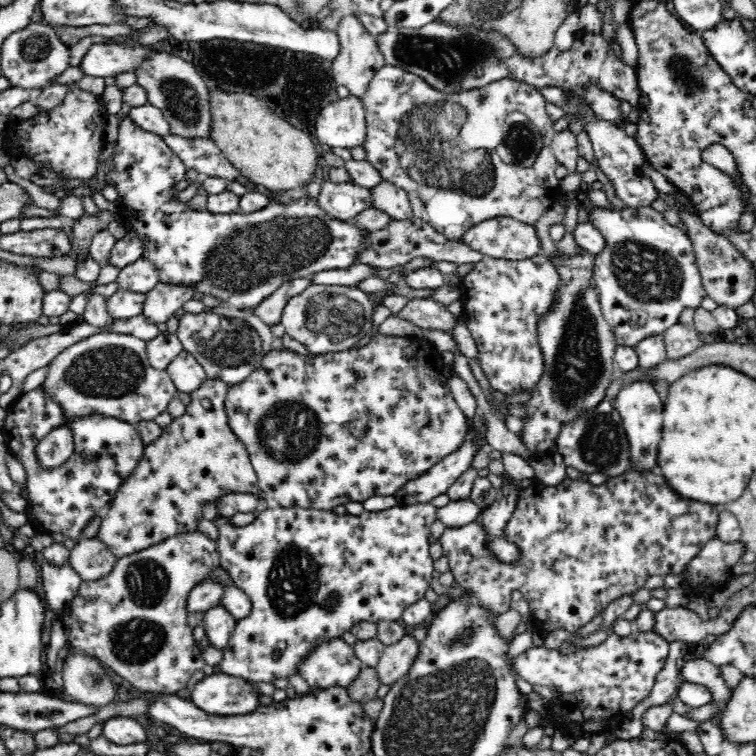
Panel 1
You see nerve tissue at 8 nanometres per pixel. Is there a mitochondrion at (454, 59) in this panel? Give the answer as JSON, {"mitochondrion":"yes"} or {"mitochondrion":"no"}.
{"mitochondrion":"yes"}

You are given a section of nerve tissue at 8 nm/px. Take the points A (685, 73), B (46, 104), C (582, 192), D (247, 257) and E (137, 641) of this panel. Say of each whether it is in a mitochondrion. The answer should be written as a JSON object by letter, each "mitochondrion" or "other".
{"A":"mitochondrion","B":"other","C":"other","D":"mitochondrion","E":"mitochondrion"}

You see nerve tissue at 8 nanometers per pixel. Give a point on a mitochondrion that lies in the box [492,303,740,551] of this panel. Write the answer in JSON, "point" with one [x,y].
{"point":[601,445]}

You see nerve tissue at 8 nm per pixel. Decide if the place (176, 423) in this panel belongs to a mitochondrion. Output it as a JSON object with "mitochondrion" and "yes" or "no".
{"mitochondrion":"no"}

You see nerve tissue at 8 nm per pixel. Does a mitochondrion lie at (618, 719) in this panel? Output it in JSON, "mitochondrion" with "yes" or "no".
{"mitochondrion":"no"}

